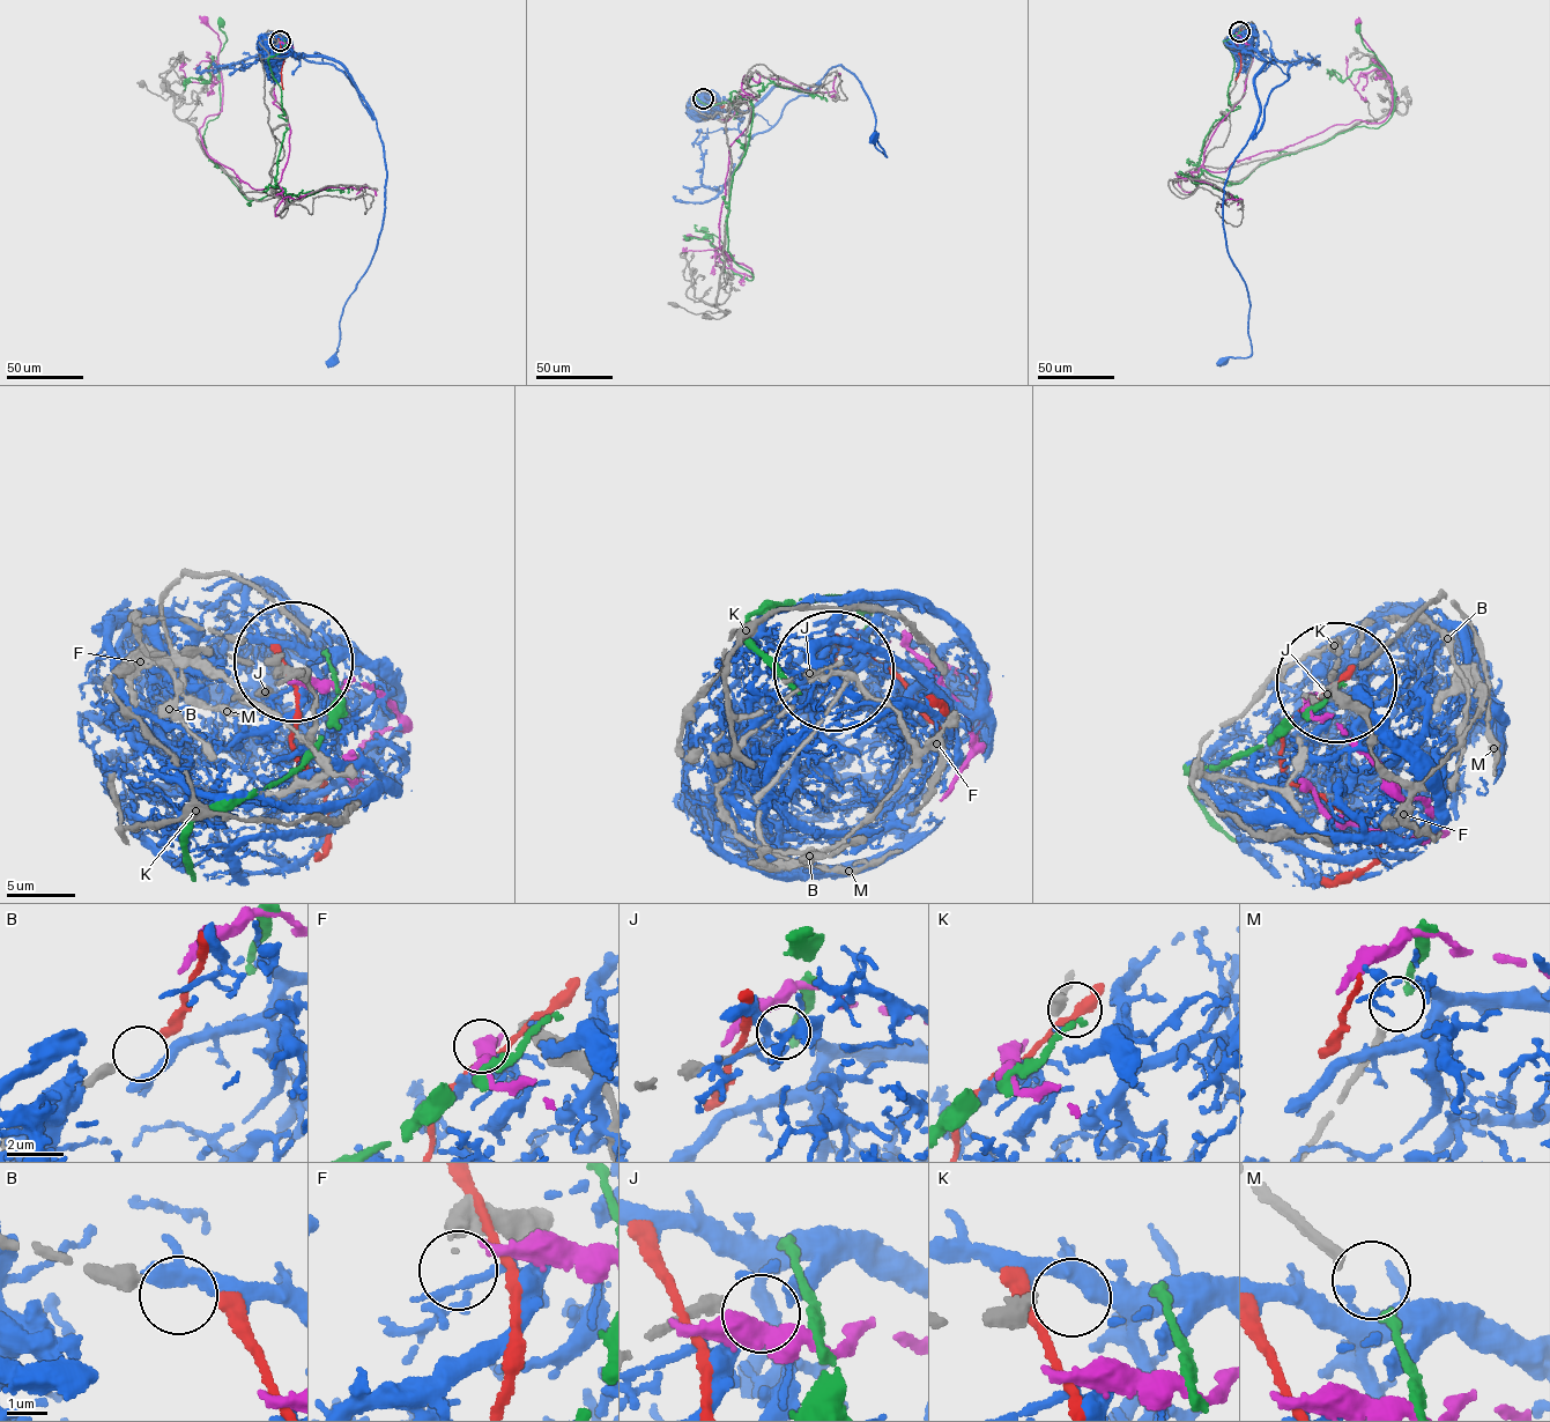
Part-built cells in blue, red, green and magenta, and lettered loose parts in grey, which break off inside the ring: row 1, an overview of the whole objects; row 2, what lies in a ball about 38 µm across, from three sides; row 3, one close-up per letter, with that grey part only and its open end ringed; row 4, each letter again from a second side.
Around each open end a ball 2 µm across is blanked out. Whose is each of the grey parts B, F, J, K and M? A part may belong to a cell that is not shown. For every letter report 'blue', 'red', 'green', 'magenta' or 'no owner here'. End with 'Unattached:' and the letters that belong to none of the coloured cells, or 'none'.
B: red
F: no owner here
J: no owner here
K: no owner here
M: green
Unattached: F, J, K

